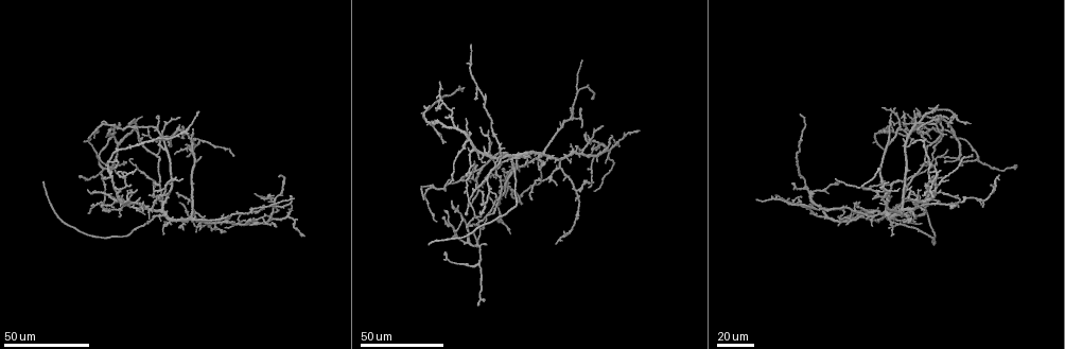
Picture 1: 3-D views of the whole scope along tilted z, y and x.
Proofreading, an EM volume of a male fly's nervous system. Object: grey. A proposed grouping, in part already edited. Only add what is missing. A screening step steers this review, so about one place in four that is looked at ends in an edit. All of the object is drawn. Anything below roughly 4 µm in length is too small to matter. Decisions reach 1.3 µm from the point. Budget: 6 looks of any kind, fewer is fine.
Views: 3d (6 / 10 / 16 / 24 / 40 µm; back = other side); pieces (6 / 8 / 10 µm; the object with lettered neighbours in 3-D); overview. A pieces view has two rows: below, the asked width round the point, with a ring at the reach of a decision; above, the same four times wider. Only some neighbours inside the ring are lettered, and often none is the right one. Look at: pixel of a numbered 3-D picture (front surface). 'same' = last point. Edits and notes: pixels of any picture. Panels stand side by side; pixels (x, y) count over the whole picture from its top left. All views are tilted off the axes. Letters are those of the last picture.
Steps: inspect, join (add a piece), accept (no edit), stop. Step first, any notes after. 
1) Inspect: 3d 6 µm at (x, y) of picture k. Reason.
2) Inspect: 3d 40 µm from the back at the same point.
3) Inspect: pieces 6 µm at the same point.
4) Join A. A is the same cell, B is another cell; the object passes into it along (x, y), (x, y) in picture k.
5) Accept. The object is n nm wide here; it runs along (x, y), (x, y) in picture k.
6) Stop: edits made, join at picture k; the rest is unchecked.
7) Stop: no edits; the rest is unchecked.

Inspect: 3d 24 µm at (474, 215) of picture 1. End of a long branch.

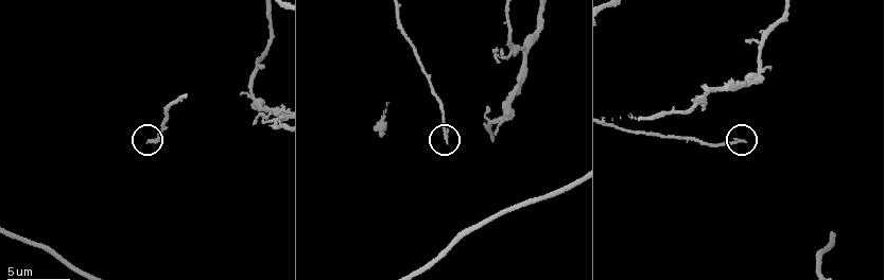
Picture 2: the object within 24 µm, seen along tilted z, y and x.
Inspect: pieces 6 µm at (446, 143) of picture 2.

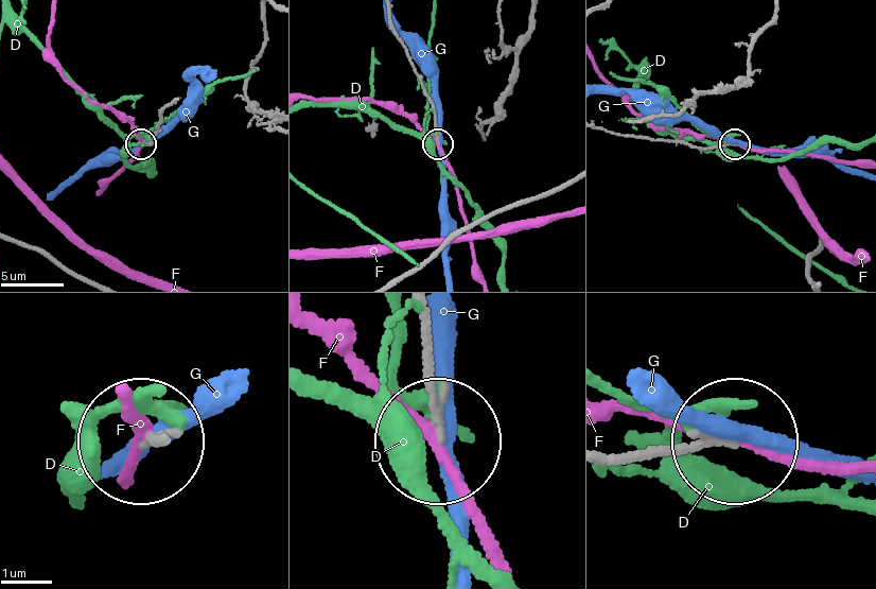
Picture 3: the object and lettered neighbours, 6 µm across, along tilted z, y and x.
Accept. D, F and G are other cells; it runs along (606, 460), (729, 443) in picture 3; no lettered piece goes on from it.

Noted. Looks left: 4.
Inspect: 3d 40 µm at (160, 184) of picture 1.

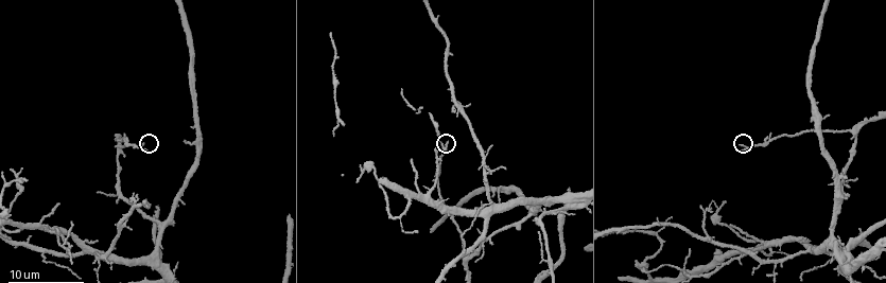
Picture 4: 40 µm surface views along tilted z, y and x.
Inspect: 3d 6 µm at (446, 143) of picture 4.

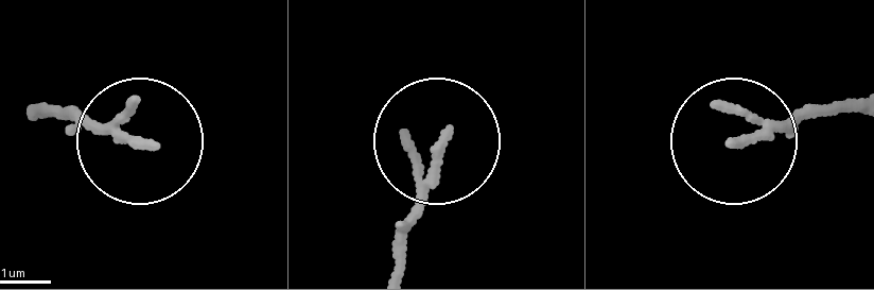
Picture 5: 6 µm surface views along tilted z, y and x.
Inspect: pieces 10 µm at (445, 135) of picture 5.

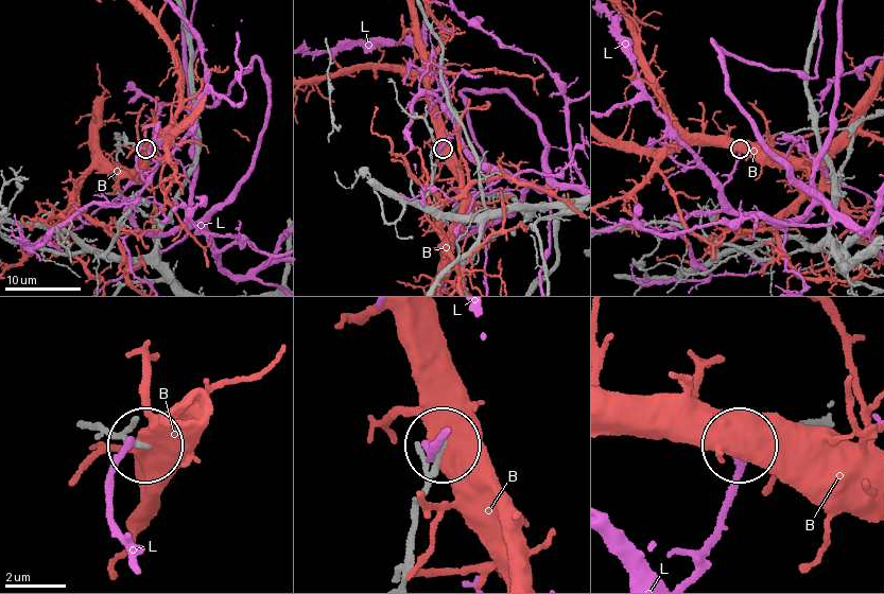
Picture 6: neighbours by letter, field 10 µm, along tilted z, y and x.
Accept. The object is 170 nm wide here; B and L are other cells; none of them fits.

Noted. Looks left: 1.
Stop: no edits; the rest is unchecked.

